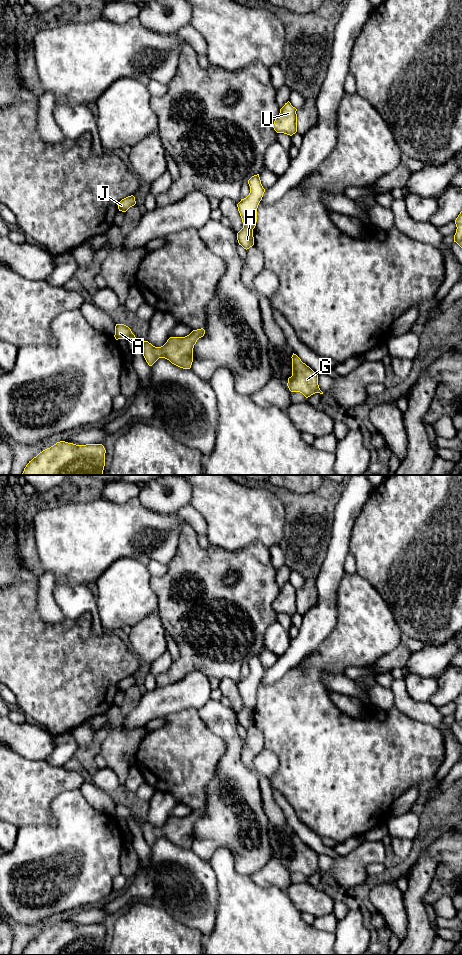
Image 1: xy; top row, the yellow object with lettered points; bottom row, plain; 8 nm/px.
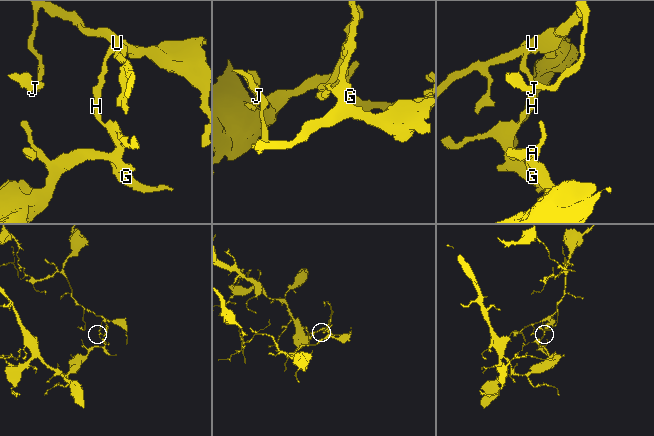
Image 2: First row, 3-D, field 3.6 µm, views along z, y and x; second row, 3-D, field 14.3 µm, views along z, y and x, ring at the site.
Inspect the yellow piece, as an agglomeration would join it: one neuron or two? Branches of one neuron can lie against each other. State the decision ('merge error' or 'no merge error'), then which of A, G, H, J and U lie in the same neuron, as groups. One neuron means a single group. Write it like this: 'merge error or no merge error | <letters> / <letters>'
merge error | A G H / J U

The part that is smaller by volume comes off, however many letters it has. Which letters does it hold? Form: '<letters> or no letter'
J, U

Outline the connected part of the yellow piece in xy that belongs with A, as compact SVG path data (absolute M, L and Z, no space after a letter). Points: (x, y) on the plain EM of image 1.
M116 804L114 817L116 820L134 819L140 826L149 846L152 846L159 838L165 838L180 848L190 849L193 842L194 825L204 814L203 808L193 810L185 817L170 817L163 826L155 827L148 821L138 820L128 806Z

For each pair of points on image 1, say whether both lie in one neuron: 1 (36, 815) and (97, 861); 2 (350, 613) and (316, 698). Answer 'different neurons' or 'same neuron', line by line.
1: different neurons
2: same neuron

